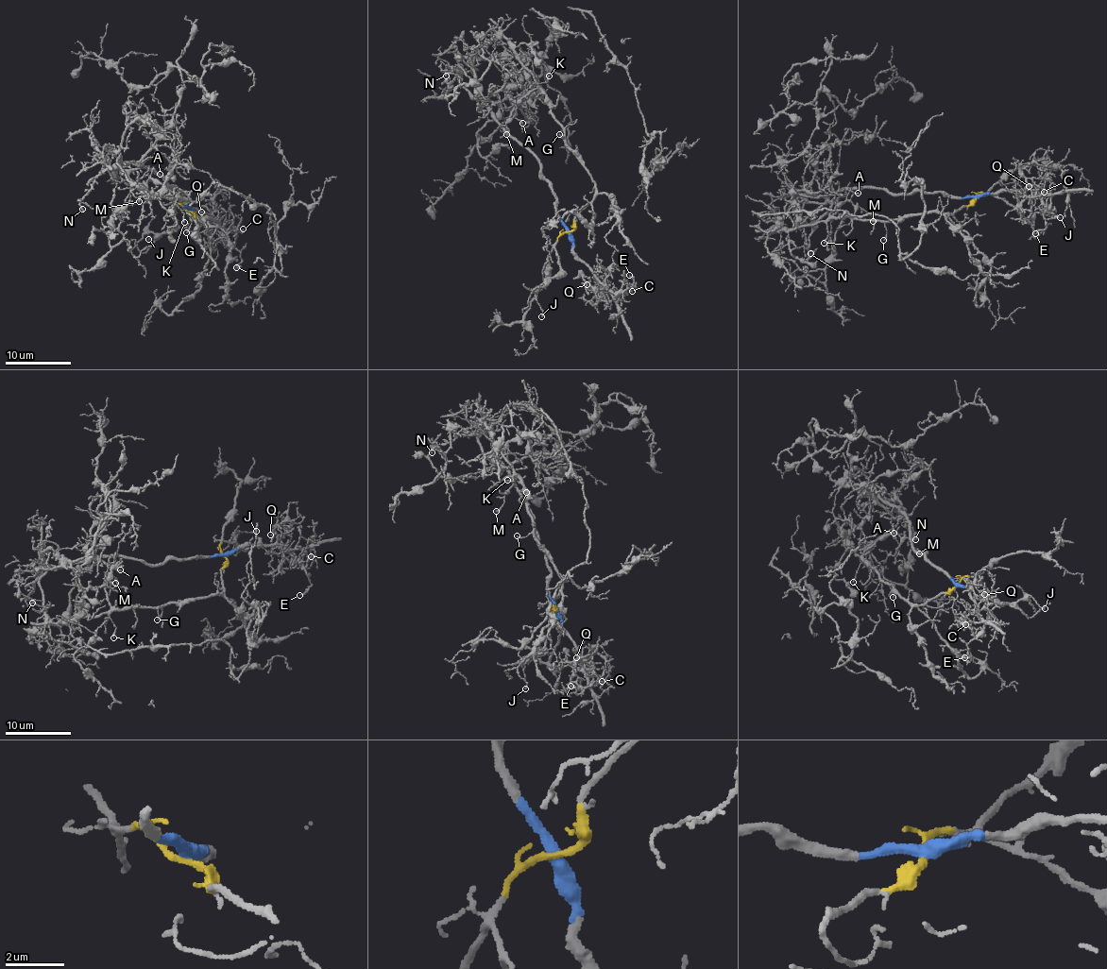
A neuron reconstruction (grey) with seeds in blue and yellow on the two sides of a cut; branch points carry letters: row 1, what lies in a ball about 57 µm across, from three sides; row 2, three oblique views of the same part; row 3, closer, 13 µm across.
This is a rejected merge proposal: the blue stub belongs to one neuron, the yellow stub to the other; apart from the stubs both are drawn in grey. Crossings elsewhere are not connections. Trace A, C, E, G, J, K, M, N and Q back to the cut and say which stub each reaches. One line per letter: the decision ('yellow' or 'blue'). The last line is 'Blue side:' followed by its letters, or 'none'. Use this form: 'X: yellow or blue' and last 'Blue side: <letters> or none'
A: yellow
C: blue
E: blue
G: yellow
J: yellow
K: yellow
M: yellow
N: blue
Q: blue
Blue side: C, E, N, Q

